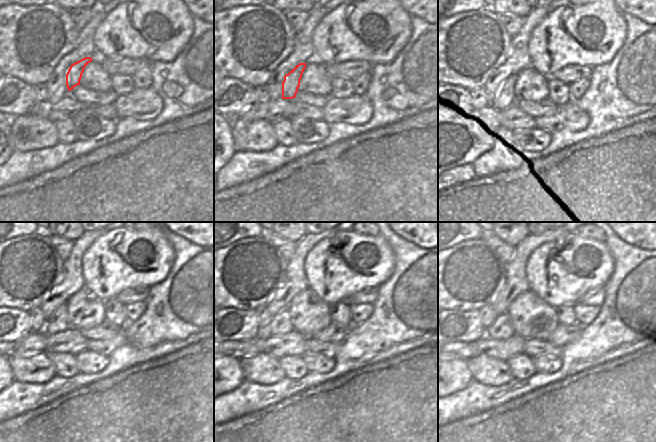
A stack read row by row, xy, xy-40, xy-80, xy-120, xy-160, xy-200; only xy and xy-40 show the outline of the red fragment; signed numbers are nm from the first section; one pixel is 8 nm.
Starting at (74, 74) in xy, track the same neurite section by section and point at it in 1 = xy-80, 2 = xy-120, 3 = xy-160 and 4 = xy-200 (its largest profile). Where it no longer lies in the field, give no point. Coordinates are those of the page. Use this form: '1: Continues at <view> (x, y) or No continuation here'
1: Continues at xy-80 (505, 97)
2: Continues at xy-120 (58, 322)
3: Continues at xy-160 (280, 324)
4: Continues at xy-200 (502, 328)

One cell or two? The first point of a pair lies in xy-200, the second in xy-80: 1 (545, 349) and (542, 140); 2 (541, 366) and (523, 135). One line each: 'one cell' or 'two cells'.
1: two cells
2: one cell

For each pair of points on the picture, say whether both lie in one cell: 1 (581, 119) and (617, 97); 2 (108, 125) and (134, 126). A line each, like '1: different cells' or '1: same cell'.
1: different cells
2: different cells

